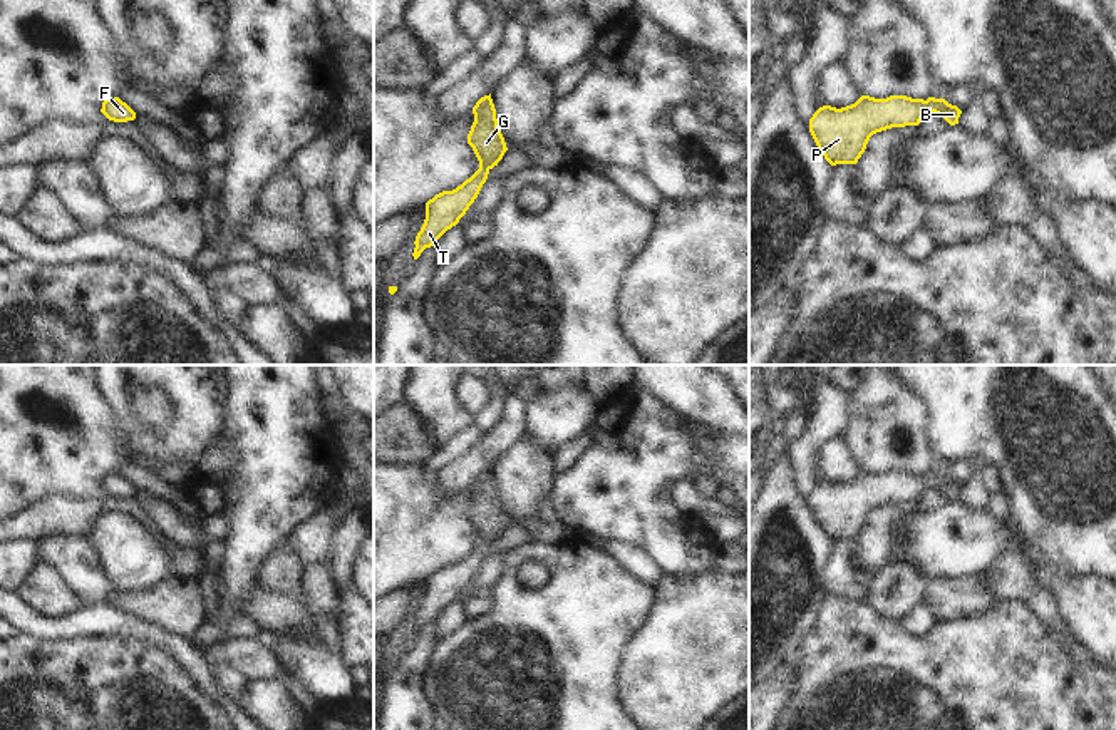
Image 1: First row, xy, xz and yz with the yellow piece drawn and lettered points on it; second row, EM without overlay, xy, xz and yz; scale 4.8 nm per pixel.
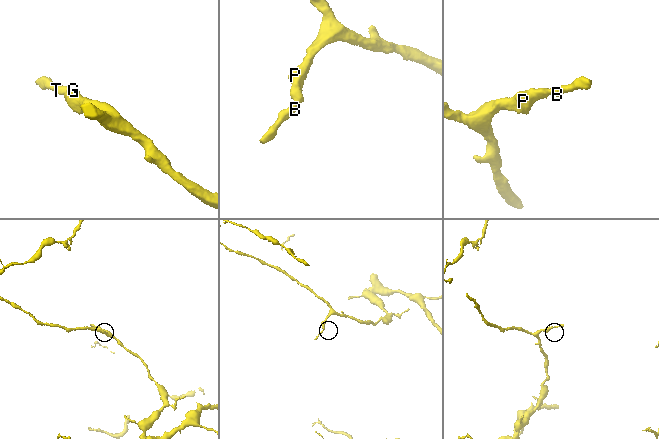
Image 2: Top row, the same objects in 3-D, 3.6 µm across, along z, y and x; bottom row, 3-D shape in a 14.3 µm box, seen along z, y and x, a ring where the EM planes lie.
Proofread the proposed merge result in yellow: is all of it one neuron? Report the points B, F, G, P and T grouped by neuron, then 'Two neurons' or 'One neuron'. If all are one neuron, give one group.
Groups: B F G P T. One neuron

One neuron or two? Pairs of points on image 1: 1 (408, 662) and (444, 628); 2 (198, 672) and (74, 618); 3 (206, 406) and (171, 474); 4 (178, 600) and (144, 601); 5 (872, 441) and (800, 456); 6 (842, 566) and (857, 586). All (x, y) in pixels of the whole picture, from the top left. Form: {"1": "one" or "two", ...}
{"1": "two", "2": "one", "3": "two", "4": "one", "5": "two", "6": "one"}

